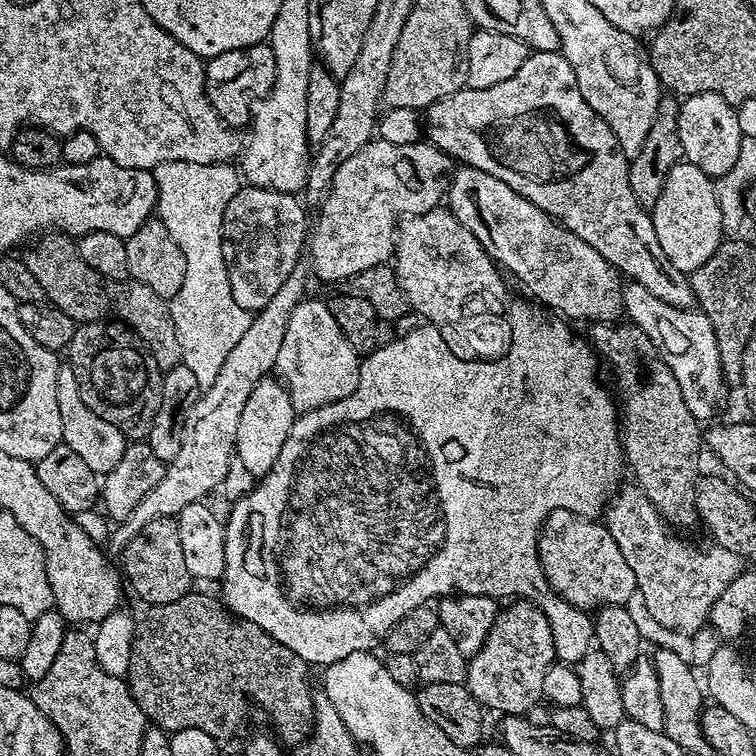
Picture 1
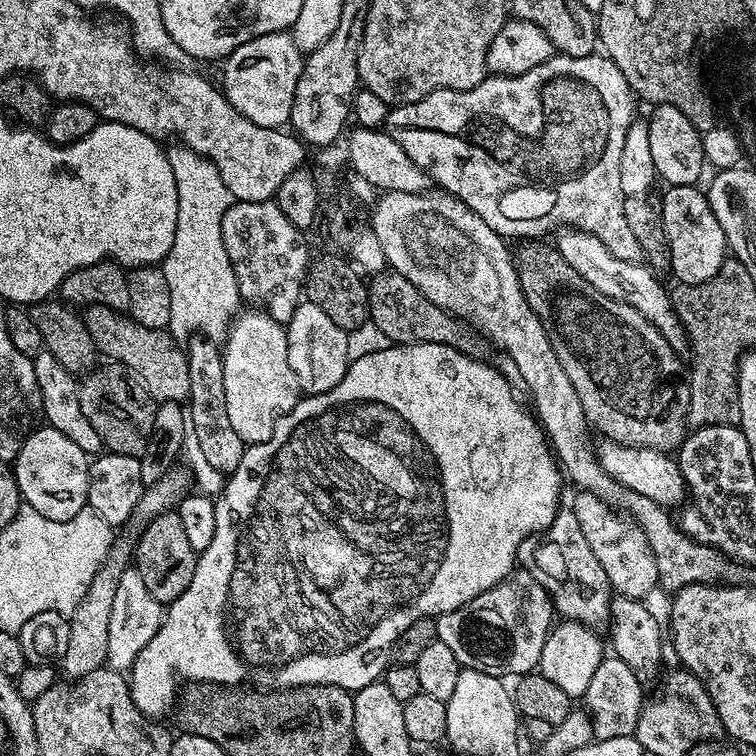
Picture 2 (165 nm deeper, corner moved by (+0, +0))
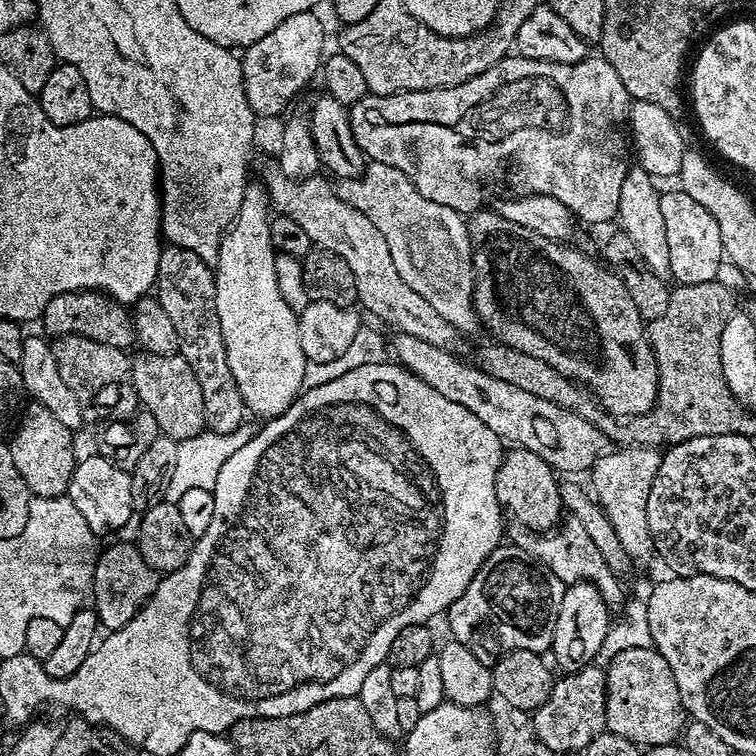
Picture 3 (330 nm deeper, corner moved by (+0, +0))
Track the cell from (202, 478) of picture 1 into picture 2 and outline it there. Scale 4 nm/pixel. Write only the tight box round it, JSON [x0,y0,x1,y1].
[58,470,190,681]

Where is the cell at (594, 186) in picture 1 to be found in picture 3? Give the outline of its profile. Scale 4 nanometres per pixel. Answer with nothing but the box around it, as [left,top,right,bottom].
[348,54,630,224]

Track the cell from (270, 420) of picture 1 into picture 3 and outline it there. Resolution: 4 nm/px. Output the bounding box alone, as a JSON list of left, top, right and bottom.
[216,183,308,418]

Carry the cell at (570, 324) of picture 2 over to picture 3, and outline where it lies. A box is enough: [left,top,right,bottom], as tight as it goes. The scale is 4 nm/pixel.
[466,211,660,418]

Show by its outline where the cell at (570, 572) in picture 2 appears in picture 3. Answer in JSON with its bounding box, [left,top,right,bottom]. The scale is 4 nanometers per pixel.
[496,446,565,533]

